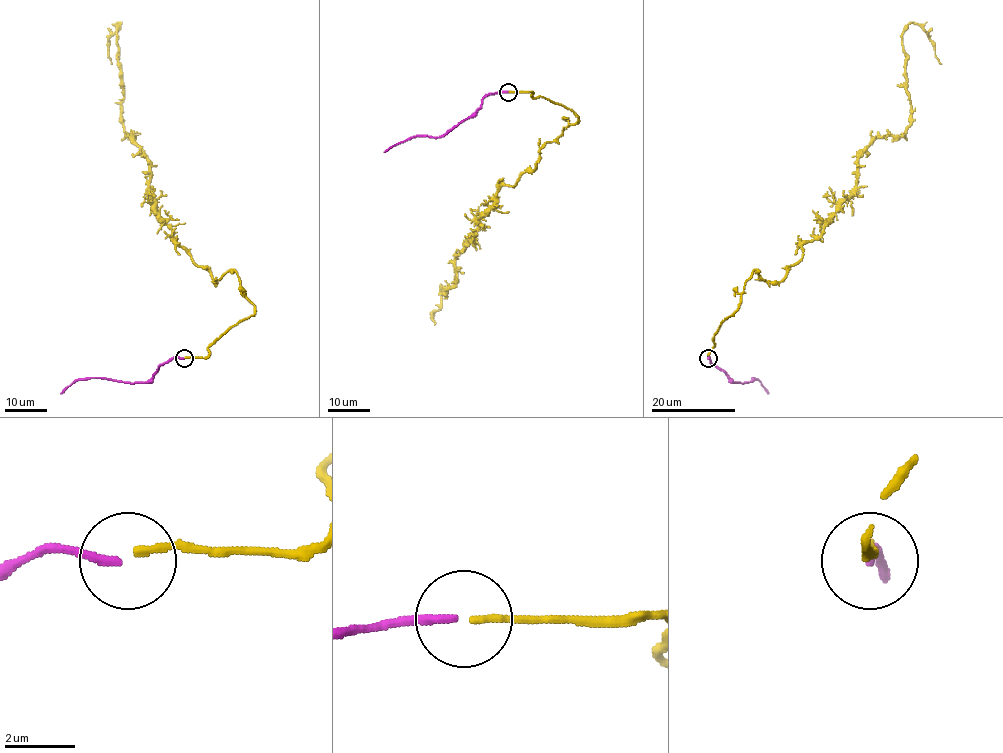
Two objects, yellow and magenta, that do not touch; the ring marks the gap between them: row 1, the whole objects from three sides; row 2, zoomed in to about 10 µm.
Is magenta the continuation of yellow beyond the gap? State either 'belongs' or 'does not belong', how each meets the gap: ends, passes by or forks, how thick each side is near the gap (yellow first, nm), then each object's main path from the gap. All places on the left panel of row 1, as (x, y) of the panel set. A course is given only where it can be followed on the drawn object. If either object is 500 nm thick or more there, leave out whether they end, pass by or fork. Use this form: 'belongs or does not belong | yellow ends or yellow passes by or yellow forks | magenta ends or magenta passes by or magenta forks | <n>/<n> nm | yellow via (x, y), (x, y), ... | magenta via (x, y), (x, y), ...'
does not belong | yellow ends | magenta ends | 200/240 nm | yellow via (185, 358), (206, 358), (254, 304), (156, 213), (149, 160), (121, 122), (120, 23), (111, 64) | magenta via (184, 359), (172, 358), (163, 363), (146, 382), (124, 383), (87, 378), (73, 382), (60, 393)

